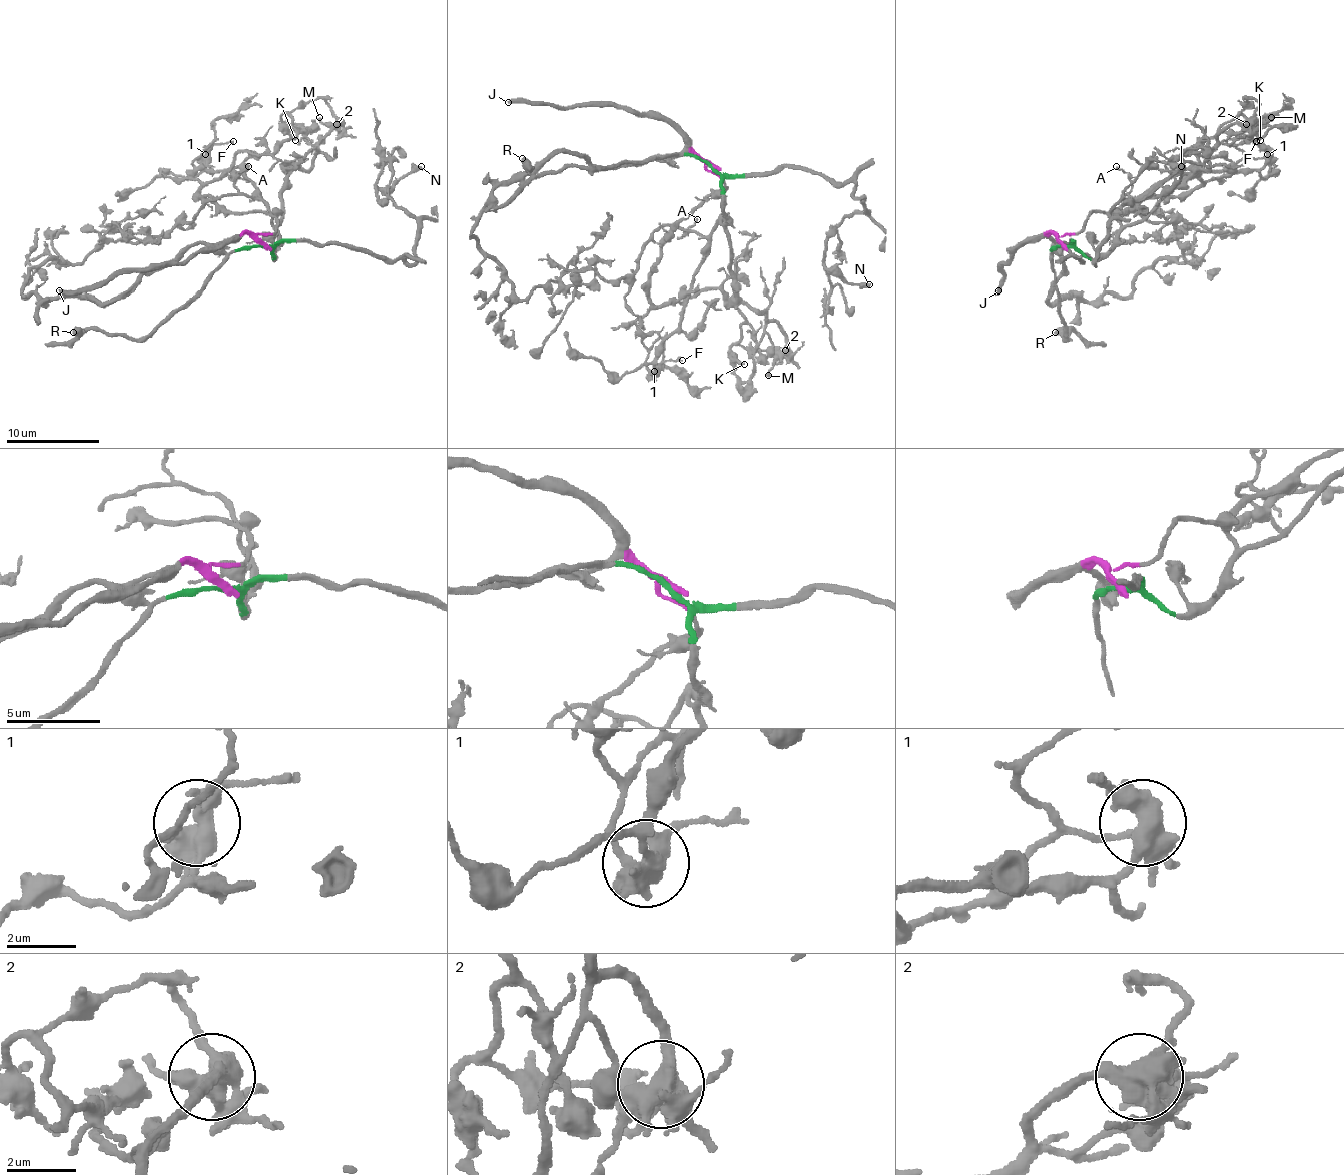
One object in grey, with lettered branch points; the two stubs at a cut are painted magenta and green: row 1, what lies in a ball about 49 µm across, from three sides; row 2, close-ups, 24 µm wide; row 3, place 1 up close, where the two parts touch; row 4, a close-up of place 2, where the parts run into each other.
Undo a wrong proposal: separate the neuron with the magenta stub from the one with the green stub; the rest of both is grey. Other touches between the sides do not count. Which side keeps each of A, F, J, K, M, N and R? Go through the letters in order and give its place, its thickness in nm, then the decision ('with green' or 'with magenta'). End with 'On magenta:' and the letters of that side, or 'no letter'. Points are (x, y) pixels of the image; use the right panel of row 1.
A: (1116, 166) | 140 nm | with green
F: (1256, 141) | 240 nm | with green
J: (998, 290) | 320 nm | with magenta
K: (1260, 140) | 180 nm | with magenta
M: (1271, 117) | 180 nm | with green
N: (1181, 166) | 460 nm | with green
R: (1055, 332) | 550 nm | with green
On magenta: J, K

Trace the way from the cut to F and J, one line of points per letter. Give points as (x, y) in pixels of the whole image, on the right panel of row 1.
F: (1064, 245), (1099, 259), (1120, 227), (1118, 213), (1129, 201), (1186, 173), (1260, 168), (1267, 154), (1256, 140)
J: (1064, 245), (1052, 234), (1038, 234), (1002, 264), (998, 290)

